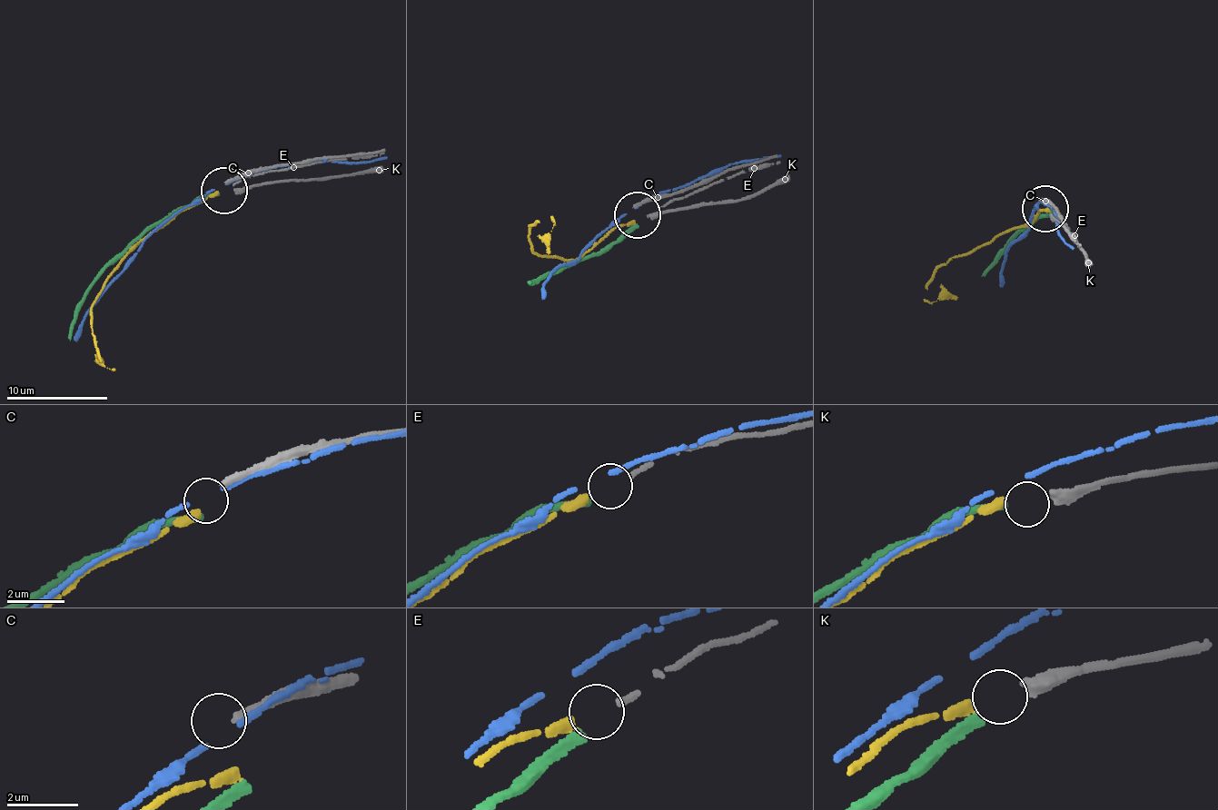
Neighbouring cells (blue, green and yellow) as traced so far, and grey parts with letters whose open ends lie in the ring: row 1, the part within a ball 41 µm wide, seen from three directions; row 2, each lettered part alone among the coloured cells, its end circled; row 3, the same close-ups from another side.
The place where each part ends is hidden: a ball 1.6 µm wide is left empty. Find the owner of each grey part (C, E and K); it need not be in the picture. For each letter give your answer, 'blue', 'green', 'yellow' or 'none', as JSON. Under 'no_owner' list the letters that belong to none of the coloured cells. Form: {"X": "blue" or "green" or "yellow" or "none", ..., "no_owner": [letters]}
{"C": "none", "E": "yellow", "K": "green", "no_owner": ["C"]}

